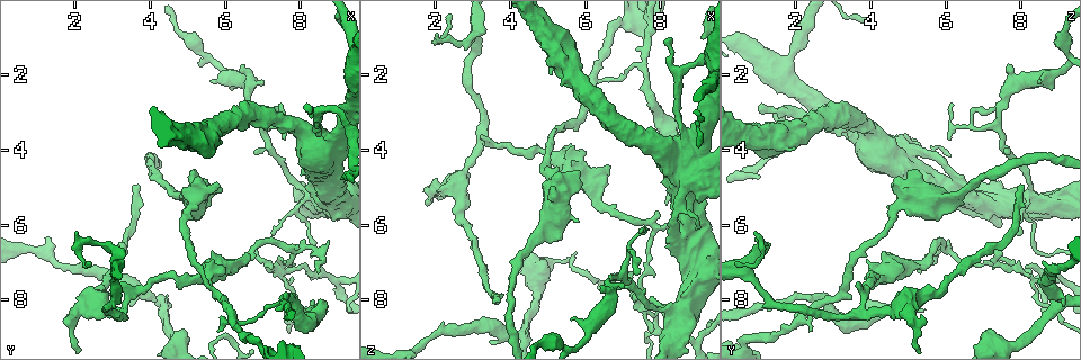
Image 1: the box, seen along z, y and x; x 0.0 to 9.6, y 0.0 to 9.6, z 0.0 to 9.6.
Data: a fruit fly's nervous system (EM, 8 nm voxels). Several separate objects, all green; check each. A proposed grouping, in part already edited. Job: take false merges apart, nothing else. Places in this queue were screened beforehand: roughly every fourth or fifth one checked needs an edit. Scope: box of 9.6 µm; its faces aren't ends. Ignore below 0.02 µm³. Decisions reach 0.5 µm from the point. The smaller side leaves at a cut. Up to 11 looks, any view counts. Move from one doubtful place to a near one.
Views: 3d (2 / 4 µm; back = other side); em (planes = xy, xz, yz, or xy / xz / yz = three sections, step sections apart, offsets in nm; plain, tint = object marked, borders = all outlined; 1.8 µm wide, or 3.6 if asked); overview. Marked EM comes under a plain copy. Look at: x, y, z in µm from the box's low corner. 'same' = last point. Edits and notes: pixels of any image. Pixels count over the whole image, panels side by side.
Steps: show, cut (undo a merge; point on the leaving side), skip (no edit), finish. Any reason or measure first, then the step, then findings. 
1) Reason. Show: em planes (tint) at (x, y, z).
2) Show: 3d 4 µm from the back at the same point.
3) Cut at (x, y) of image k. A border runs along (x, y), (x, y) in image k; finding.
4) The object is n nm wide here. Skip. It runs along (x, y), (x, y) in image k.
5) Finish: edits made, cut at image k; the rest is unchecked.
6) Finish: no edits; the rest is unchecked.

Narrows sharply. Show: 3d 2 µm at (4.15, 8.00, 9.10).

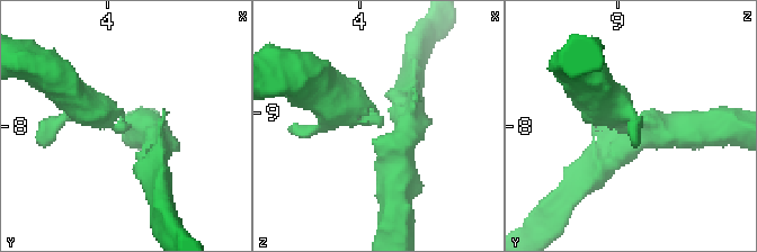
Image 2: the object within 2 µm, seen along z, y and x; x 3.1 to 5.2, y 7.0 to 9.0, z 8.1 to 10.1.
Show: em yz step 16 (tint) at (4.10, 8.00, 9.10).

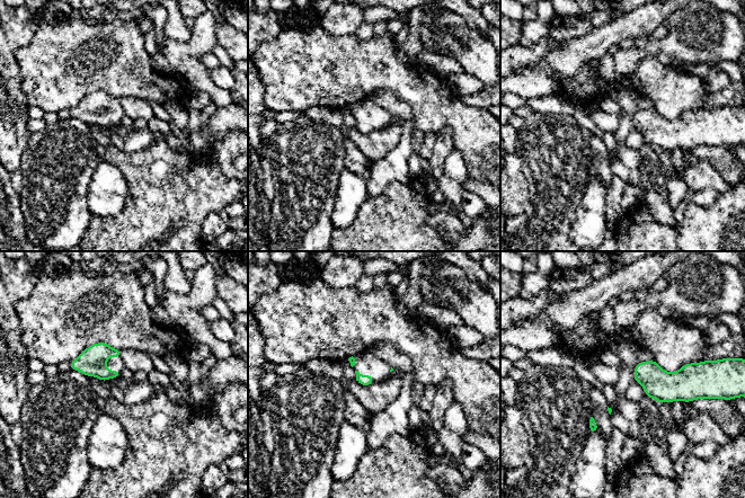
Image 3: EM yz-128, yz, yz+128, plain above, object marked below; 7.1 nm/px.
Show: em planes (tint) at the same point.

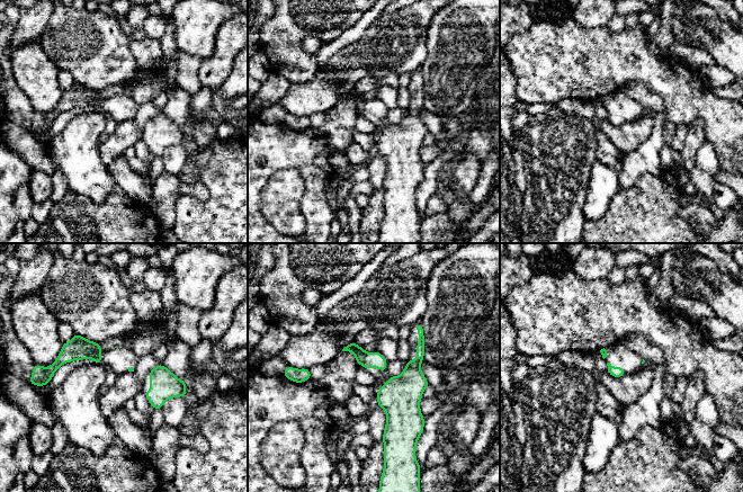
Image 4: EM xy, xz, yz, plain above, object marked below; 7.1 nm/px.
Skip. All the same cell.

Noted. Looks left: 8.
Sudden change in width. Show: 3d 4 µm at (8.70, 3.90, 3.95).

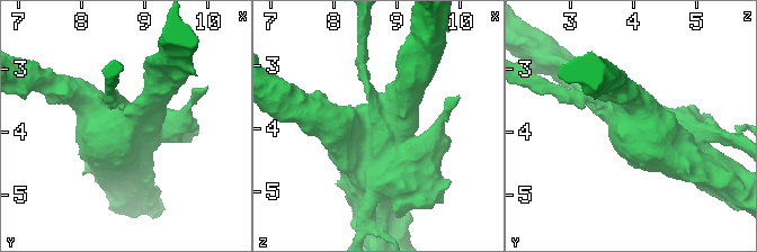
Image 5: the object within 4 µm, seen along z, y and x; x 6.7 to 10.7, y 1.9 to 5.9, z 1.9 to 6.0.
Now the EM. Show: em 3.6 µm yz step 8 (borders) at (8.75, 3.90, 4.00).

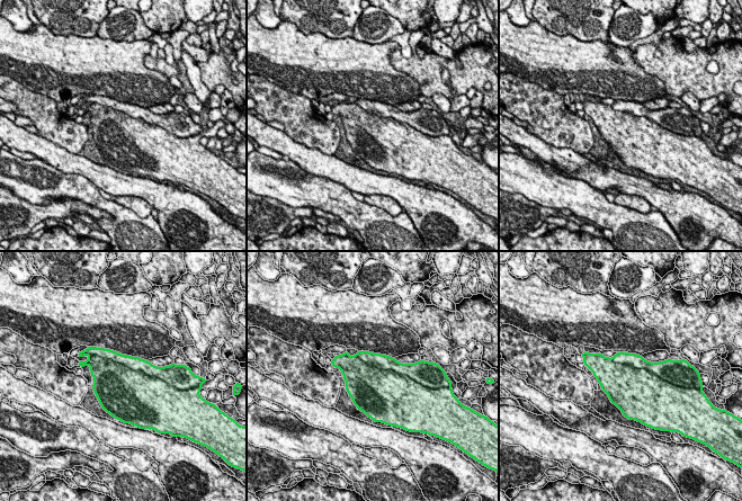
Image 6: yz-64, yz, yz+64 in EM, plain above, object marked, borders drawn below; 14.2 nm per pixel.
Cut at (134, 363) of image 6. A border runs along (90, 355), (109, 358), (159, 379) in image 6; a second cell is stuck on.

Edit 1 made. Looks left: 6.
Show: overview.

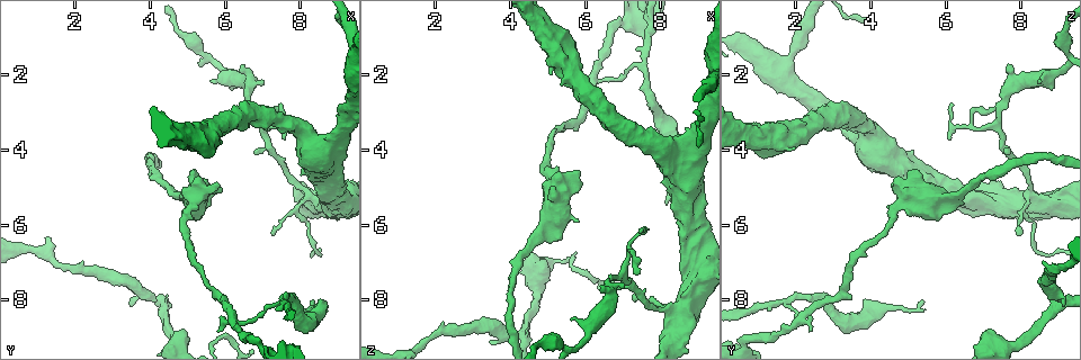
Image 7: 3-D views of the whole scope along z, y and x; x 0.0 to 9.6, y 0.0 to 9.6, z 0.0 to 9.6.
Side arm on a straight run. Show: em xz step 16 (tint) at (6.15, 8.50, 2.10).

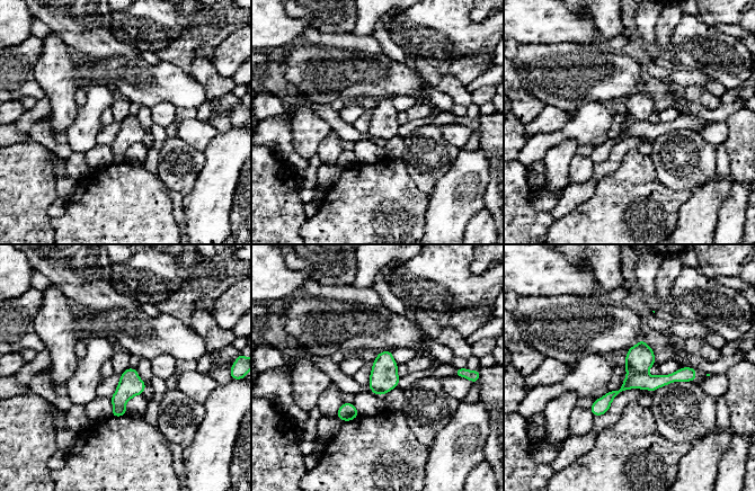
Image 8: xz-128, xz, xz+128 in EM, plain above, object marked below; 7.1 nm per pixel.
Show: em planes (tint) at the same point.

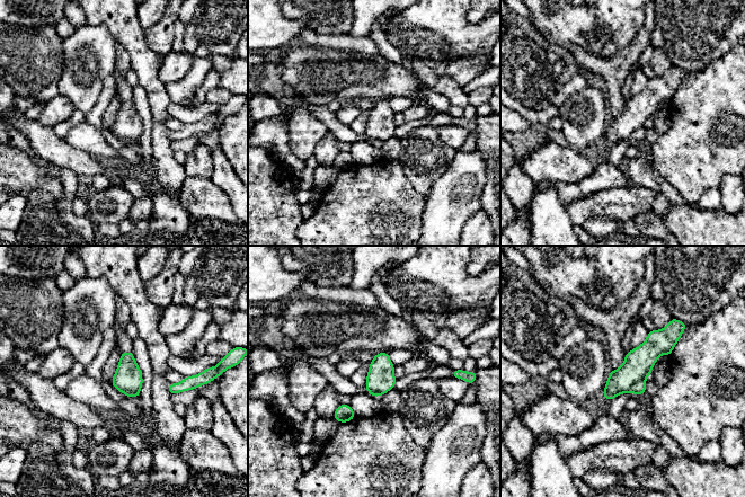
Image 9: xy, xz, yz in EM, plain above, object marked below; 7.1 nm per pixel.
Cut at (639, 388) of image 9. Two cells meet here.

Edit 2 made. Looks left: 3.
Finish: edits made, cut at image 6, cut at image 9; the rest is unchecked.

